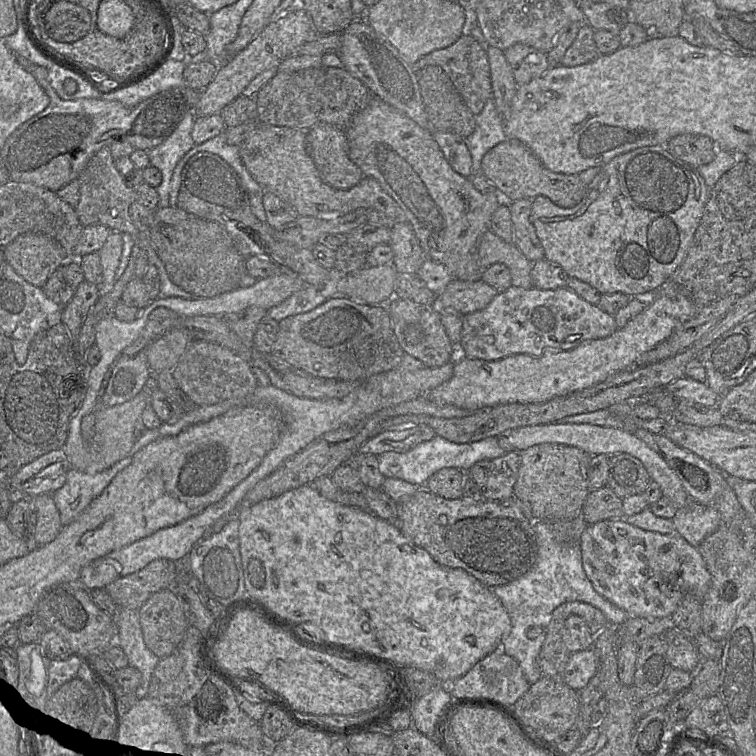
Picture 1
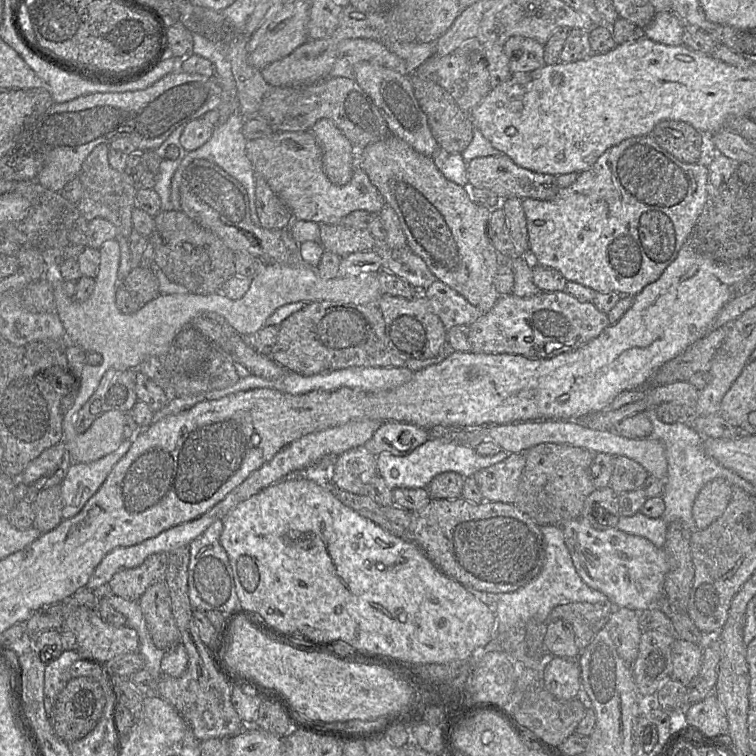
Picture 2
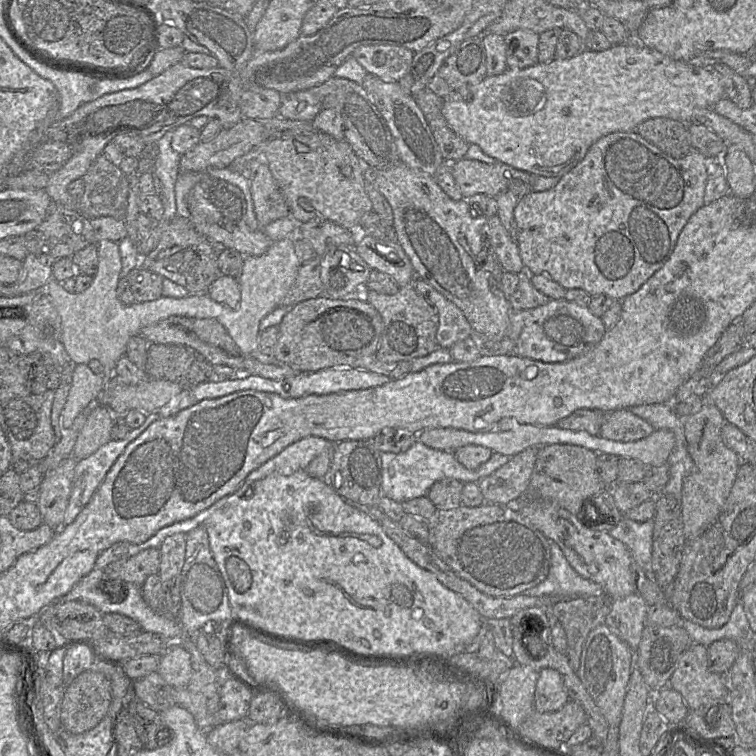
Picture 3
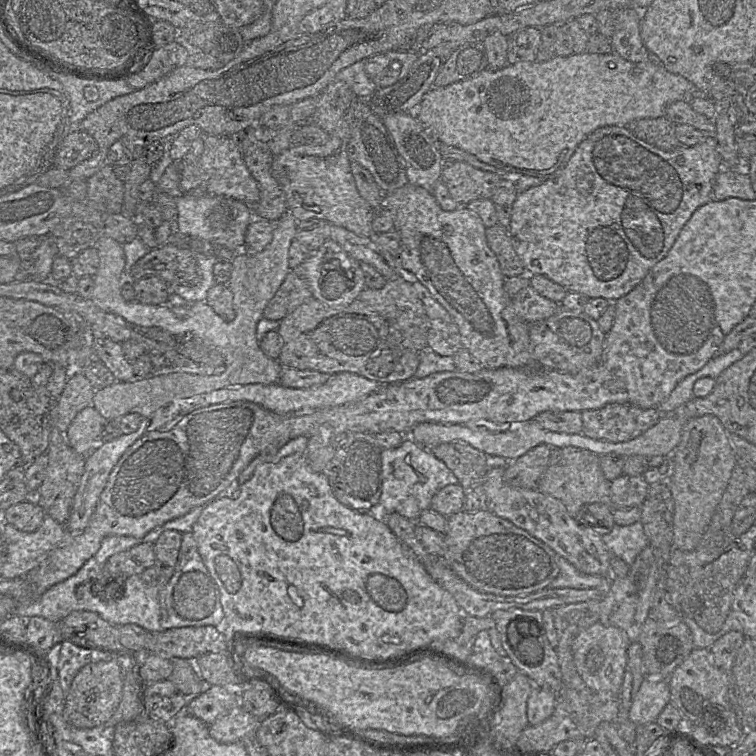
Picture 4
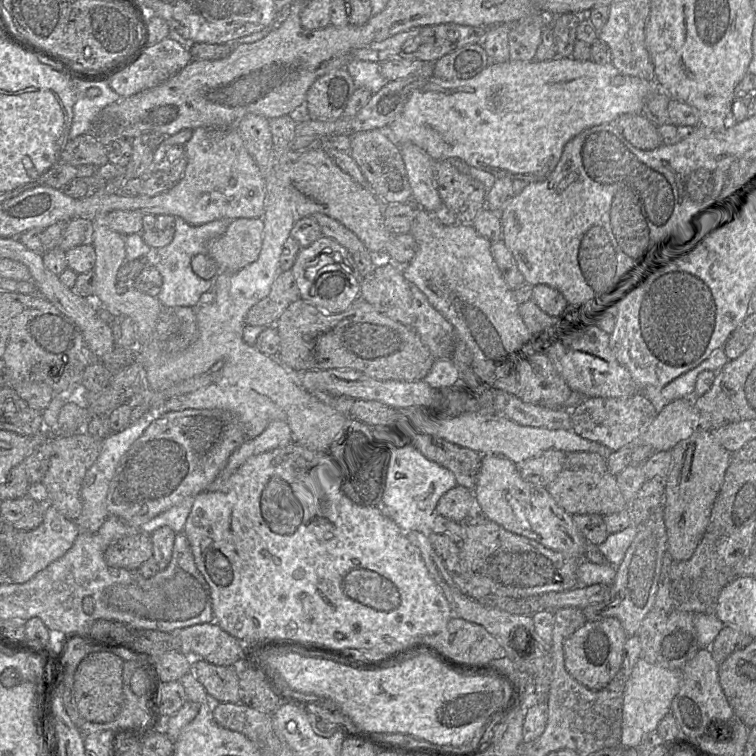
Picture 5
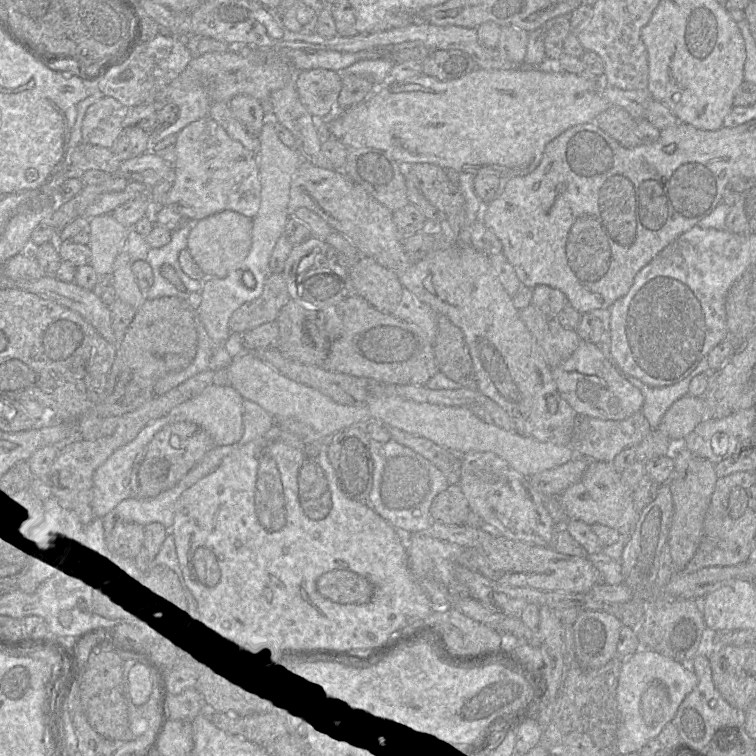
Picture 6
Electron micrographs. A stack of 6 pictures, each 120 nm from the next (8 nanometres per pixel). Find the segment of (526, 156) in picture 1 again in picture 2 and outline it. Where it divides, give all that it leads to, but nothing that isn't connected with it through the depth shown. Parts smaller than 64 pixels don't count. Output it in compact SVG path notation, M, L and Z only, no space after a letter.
M503 153L498 156L481 156L472 159L467 163L466 172L469 187L489 189L501 200L534 198L551 201L560 190L556 184L556 176L520 167Z

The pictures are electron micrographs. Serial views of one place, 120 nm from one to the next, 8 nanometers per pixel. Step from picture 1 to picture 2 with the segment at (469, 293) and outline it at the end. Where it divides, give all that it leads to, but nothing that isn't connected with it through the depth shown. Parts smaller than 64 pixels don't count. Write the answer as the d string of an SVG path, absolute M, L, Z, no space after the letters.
M435 280L421 294L431 302L447 330L455 325L469 326L483 314L464 296L439 280Z

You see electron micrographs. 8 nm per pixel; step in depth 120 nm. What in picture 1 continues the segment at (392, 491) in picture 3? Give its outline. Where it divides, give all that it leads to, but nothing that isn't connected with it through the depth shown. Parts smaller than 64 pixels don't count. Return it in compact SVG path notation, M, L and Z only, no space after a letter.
M435 435L407 452L387 451L379 454L377 458L380 472L386 478L402 479L421 488L425 487L428 479L442 468L454 467L467 472L476 462L494 459L505 453L507 452L499 446L498 439L494 436L471 443L455 443Z

